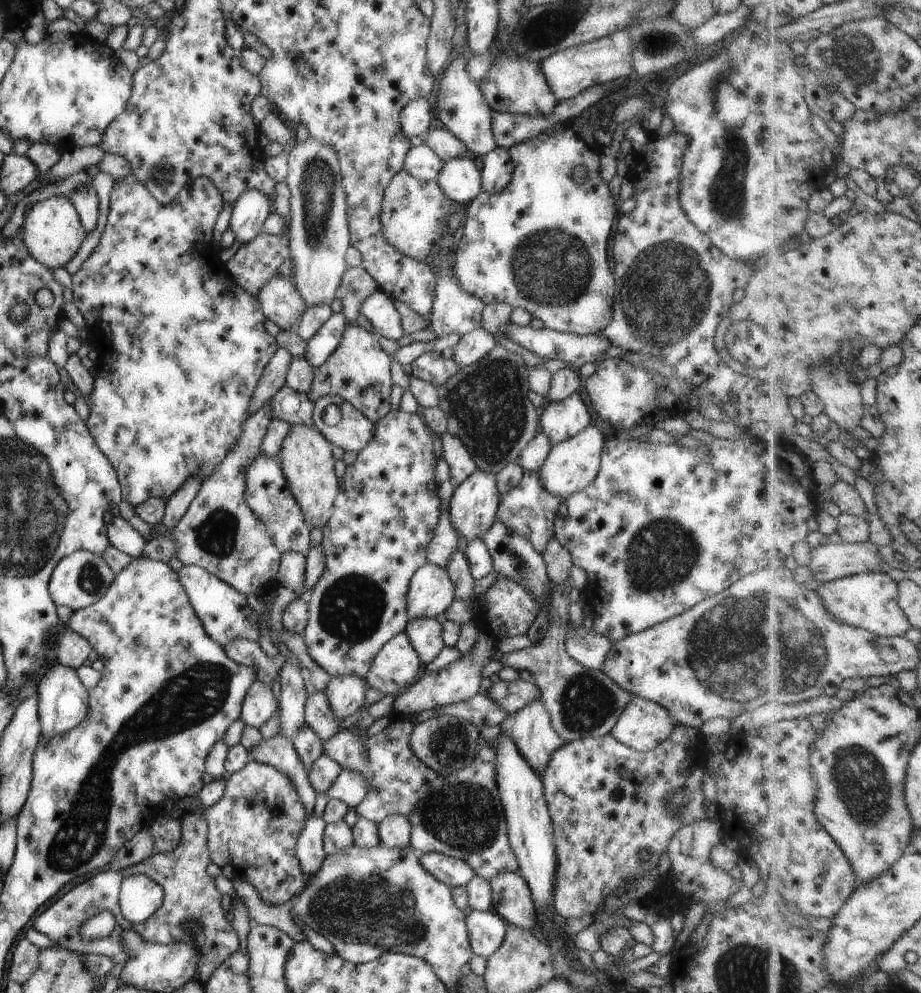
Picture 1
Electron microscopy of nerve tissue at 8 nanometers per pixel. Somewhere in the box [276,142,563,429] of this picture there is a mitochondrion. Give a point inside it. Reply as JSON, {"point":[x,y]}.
{"point":[318,185]}

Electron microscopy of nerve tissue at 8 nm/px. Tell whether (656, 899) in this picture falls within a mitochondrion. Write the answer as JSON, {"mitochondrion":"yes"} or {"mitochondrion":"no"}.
{"mitochondrion":"no"}

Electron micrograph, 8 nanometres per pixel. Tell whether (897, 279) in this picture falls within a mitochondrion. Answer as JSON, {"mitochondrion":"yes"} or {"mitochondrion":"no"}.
{"mitochondrion":"yes"}

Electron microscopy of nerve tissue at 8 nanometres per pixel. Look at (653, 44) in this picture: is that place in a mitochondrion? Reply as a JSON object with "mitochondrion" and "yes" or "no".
{"mitochondrion":"yes"}

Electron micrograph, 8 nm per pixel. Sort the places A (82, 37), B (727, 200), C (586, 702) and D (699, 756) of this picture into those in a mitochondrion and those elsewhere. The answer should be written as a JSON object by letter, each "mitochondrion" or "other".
{"A":"other","B":"mitochondrion","C":"mitochondrion","D":"other"}

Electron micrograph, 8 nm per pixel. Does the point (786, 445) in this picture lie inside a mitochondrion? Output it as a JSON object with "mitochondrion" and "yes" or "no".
{"mitochondrion":"no"}

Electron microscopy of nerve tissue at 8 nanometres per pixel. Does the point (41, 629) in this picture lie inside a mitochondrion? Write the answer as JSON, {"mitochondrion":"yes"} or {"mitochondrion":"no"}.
{"mitochondrion":"no"}

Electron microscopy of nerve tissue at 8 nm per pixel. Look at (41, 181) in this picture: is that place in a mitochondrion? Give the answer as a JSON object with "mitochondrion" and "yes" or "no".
{"mitochondrion":"no"}

